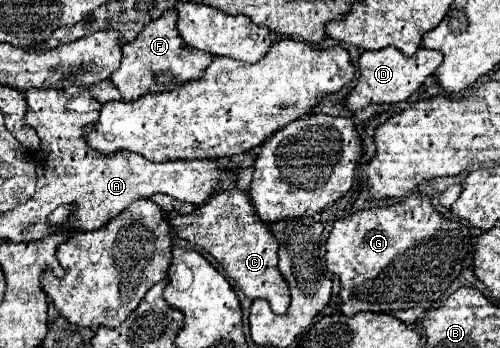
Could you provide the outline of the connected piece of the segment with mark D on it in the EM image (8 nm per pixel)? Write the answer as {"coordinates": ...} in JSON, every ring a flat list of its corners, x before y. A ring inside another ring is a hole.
{"coordinates":[[393,46,375,50,375,52,363,52,359,58,359,74,361,74,359,84,347,94,345,108,355,112,361,108,367,108,369,104,383,104,383,102,393,104,393,102,407,100,423,84,423,80,439,68,441,60,443,60,441,52,427,50,427,48,419,48,413,56,401,54]]}

